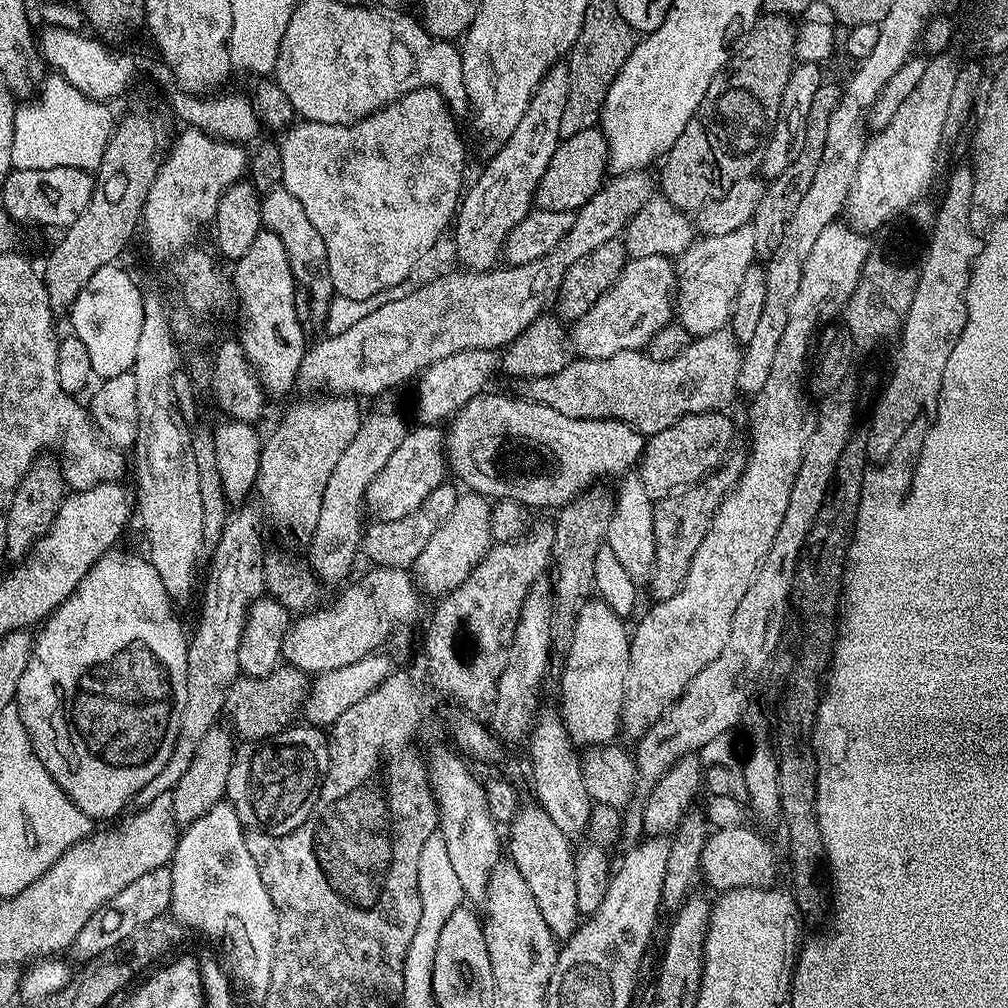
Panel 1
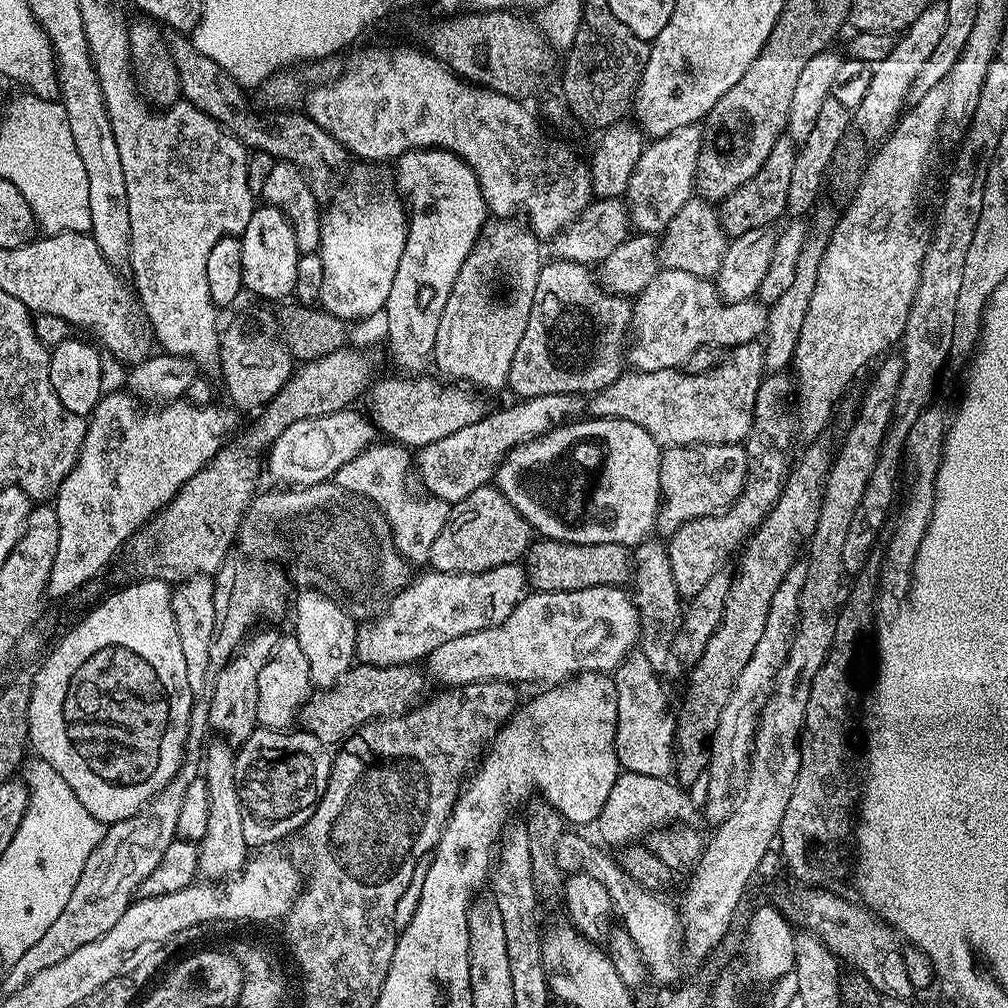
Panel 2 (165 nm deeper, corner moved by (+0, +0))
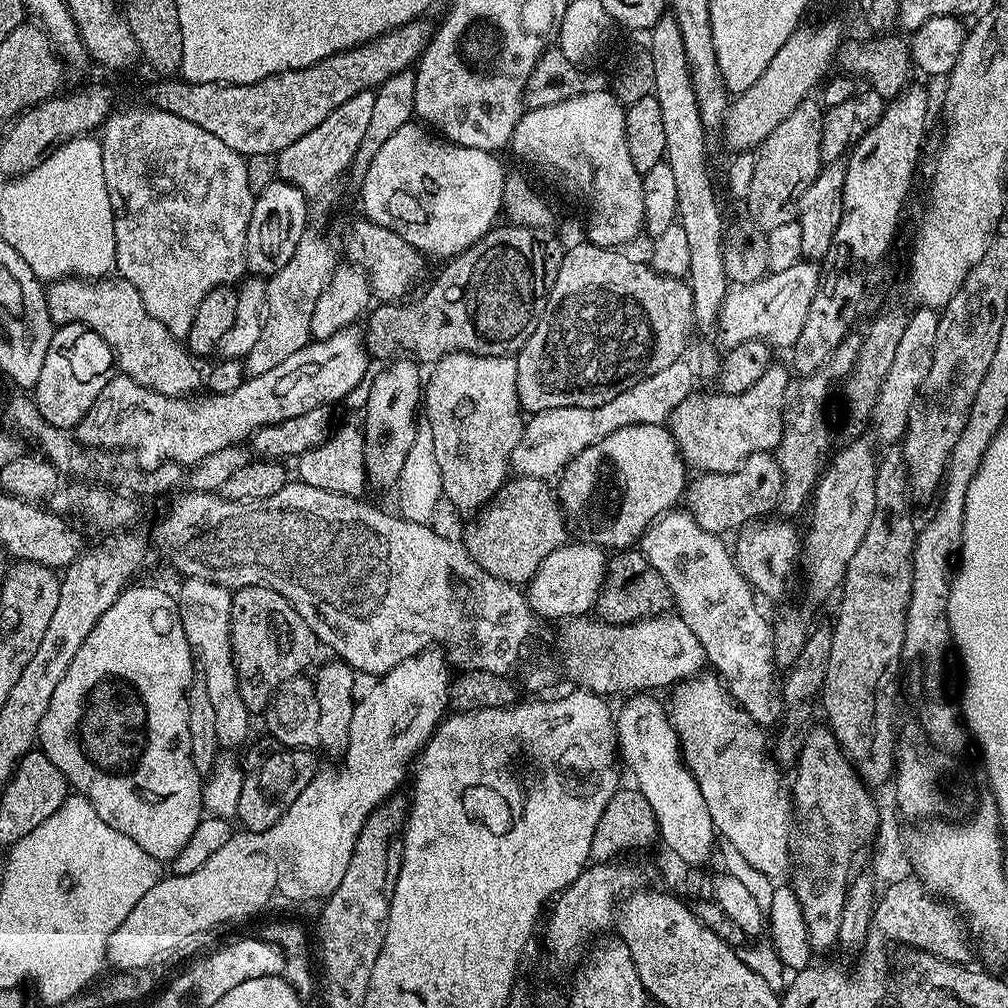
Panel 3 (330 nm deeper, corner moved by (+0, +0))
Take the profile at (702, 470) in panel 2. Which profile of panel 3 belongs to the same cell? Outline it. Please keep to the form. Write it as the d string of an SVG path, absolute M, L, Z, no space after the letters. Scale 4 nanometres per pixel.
M755 452L750 454L732 472L706 472L695 477L697 480L687 485L686 488L686 508L691 512L698 526L707 532L725 534L724 532L735 533L749 522L759 521L767 517L767 512L777 511L780 495L782 494L782 470L778 466L775 455L772 452Z

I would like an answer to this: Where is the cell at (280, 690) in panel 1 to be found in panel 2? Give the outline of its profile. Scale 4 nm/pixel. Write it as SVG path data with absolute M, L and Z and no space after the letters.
M357 663L351 672L344 675L335 688L316 690L304 701L298 713L298 724L303 731L329 746L339 746L369 720L386 716L401 716L409 708L415 708L425 699L426 676L419 667L411 664L374 666Z

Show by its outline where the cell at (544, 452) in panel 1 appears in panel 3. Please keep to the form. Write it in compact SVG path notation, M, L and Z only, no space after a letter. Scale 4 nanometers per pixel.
M635 424L622 426L614 434L606 434L602 442L586 446L565 466L560 480L558 499L565 521L581 544L593 544L605 550L624 550L635 545L644 531L666 512L681 503L686 492L686 465L680 455L676 440L664 424Z

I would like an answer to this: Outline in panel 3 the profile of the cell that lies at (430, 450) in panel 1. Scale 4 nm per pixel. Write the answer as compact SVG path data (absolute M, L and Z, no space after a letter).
M681 358L670 366L666 366L666 370L658 370L658 374L650 374L646 378L642 378L642 382L630 386L630 390L622 390L622 394L610 398L610 402L606 402L602 406L594 406L593 408L566 406L565 408L531 413L524 425L522 438L518 442L518 446L514 446L512 451L511 471L516 476L529 476L547 481L548 476L554 475L553 477L555 477L557 474L563 473L565 466L578 454L582 454L582 450L586 450L586 446L594 446L594 442L602 442L602 438L606 438L606 434L614 434L614 430L622 430L622 426L664 424L671 421L673 410L694 392L694 388L692 388L694 368L693 365L691 368L686 361L687 359Z

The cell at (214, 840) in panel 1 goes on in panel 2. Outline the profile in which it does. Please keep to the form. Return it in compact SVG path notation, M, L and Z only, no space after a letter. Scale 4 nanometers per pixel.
M223 739L214 740L207 745L206 755L202 760L202 778L206 782L206 790L210 798L210 822L206 822L206 834L198 842L200 849L199 875L212 882L219 881L229 874L239 873L250 856L246 838L242 838L242 810L236 789L234 748Z

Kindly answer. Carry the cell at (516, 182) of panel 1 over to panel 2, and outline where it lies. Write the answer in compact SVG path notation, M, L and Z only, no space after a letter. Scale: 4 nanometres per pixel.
M492 218L481 228L476 244L462 264L462 270L458 270L450 298L446 298L446 310L442 310L442 318L438 322L436 345L432 354L434 368L435 364L437 368L435 371L441 377L480 390L503 389L507 385L510 362L514 362L518 342L522 342L522 334L526 334L526 322L530 322L530 306L534 302L534 290L538 286L538 274L542 267L540 244L541 241L527 223L516 218Z

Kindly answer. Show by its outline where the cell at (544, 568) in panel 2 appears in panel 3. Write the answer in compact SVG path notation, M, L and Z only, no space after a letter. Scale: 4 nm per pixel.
M620 550L611 557L608 574L595 606L599 619L605 624L632 624L635 620L663 616L672 607L672 595L670 586L666 586L666 578L662 578L662 574L650 566L643 552Z

